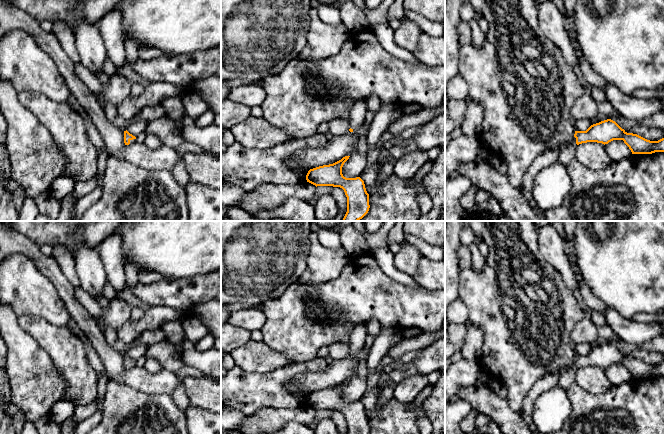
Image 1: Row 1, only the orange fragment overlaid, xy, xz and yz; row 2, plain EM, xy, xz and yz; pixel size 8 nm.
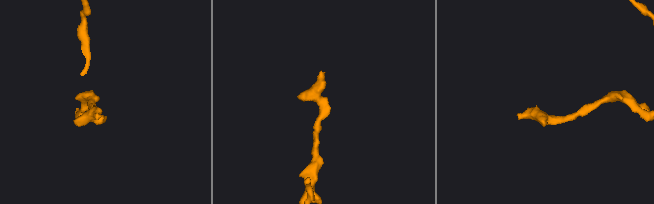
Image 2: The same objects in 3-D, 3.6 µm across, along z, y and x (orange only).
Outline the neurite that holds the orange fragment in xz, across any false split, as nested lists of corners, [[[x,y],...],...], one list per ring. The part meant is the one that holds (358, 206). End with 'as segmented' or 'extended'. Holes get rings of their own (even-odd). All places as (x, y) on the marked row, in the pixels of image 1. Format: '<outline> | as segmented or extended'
[[[350,156],[341,160],[310,169],[306,175],[307,182],[317,186],[340,187],[347,197],[347,212],[342,221],[359,221],[369,211],[369,194],[364,181],[360,177],[346,178],[342,167]]] | as segmented

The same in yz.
[[[607,119],[591,125],[586,131],[575,131],[571,139],[560,144],[555,149],[545,151],[538,155],[523,177],[520,188],[521,192],[531,193],[534,179],[538,172],[557,161],[561,150],[566,145],[579,145],[587,142],[597,142],[605,145],[613,140],[623,140],[632,154],[664,152],[664,138],[658,141],[650,141],[637,134],[627,133],[615,121]]] | extended

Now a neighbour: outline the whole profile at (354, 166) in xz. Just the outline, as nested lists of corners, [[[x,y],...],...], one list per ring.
[[[368,151],[365,153],[354,152],[342,167],[342,174],[346,178],[360,177],[368,164]]]

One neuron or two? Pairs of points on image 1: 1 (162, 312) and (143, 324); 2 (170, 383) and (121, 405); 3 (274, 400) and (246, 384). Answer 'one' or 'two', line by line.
1: one
2: two
3: one

